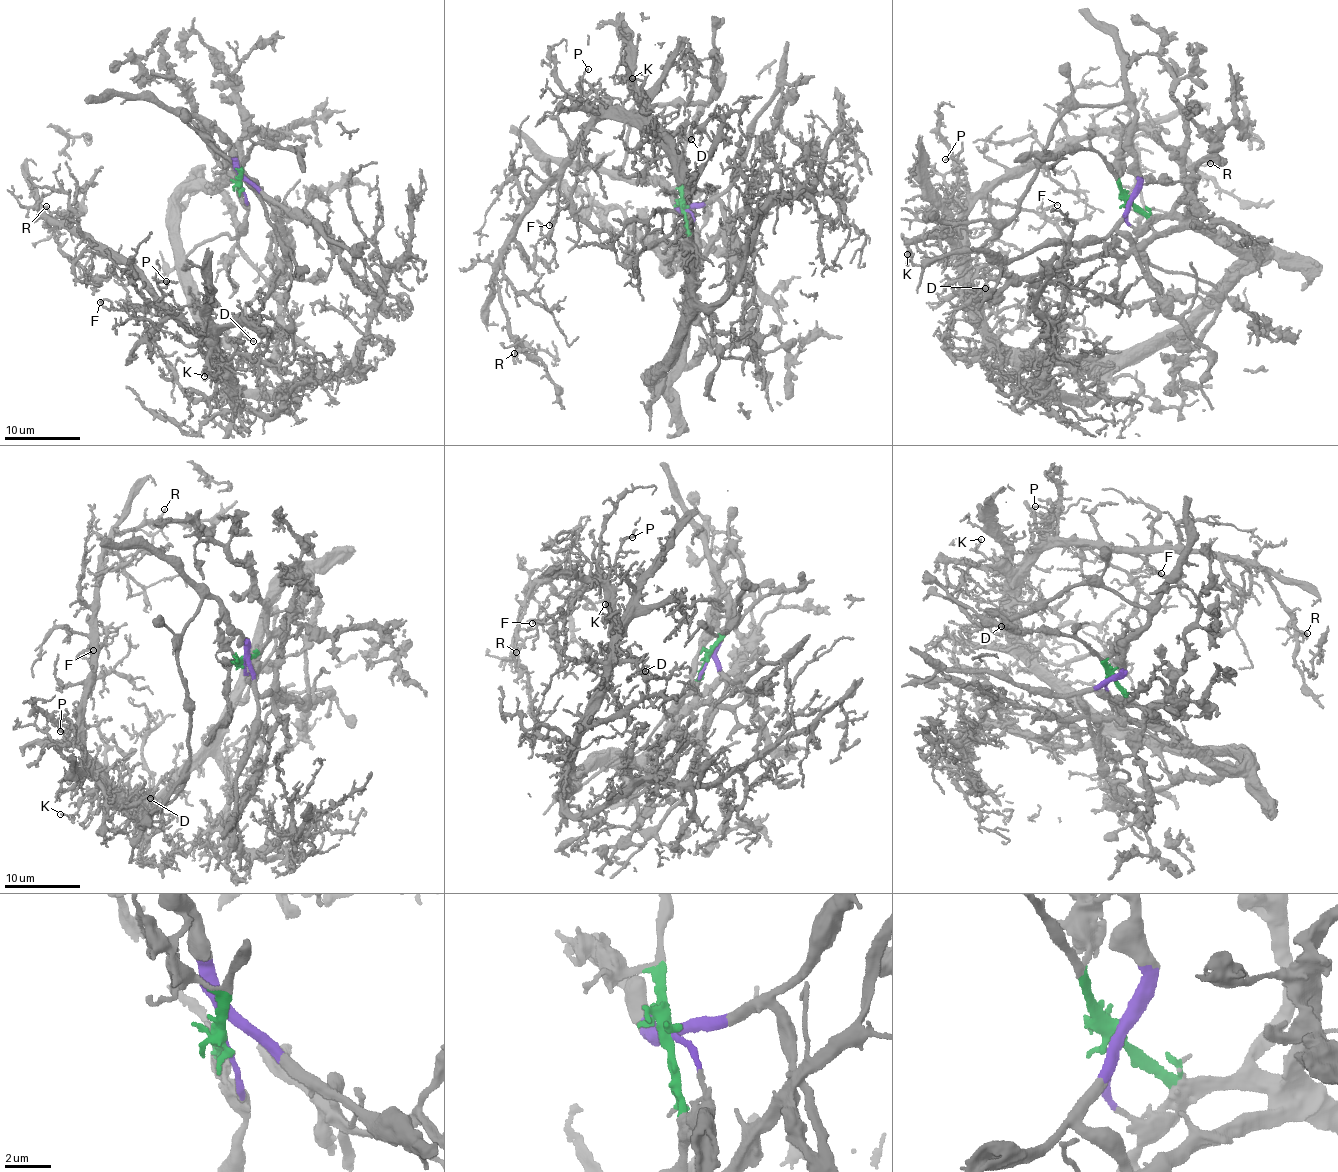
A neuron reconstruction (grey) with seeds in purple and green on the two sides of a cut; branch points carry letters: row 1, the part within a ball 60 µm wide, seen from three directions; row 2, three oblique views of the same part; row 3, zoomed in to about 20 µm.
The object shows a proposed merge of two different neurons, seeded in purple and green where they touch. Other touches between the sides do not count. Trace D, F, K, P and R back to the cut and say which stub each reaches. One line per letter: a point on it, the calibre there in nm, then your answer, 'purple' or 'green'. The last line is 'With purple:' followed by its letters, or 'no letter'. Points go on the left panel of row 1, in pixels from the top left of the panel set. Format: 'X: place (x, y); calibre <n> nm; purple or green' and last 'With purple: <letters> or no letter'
D: place (253, 341); calibre 110 nm; green
F: place (100, 302); calibre 100 nm; green
K: place (204, 376); calibre 130 nm; green
P: place (166, 281); calibre 120 nm; green
R: place (46, 206); calibre 150 nm; green
With purple: no letter

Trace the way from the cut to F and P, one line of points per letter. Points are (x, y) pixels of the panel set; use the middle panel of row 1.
F: (684, 208), (690, 322), (657, 379), (683, 316), (686, 220), (659, 142), (598, 120), (550, 224)
P: (684, 208), (690, 322), (657, 379), (686, 309), (679, 180), (647, 130), (594, 111), (588, 68)

